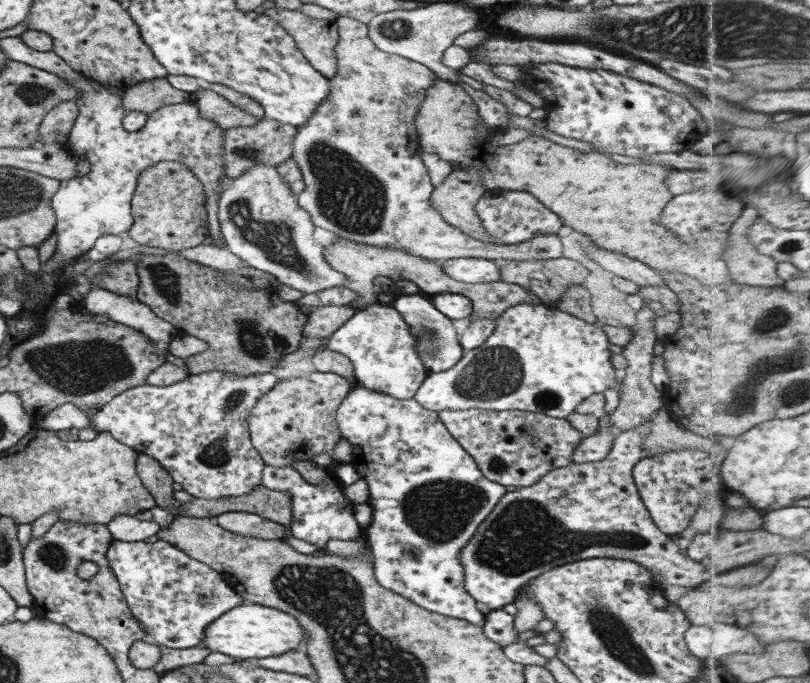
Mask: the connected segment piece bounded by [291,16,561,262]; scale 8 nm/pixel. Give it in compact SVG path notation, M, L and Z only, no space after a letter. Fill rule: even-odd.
M349 17L336 18L338 41L334 46L335 58L337 58L335 75L328 80L329 93L327 97L315 107L315 111L311 113L311 118L307 119L301 127L297 127L295 135L293 135L293 152L291 157L295 160L299 172L301 172L301 178L303 178L303 190L296 195L296 204L299 208L307 211L310 214L311 222L313 226L317 228L324 228L333 232L335 236L344 238L350 241L358 243L365 243L366 245L373 245L374 247L389 247L391 249L399 249L401 251L407 251L407 253L416 256L429 259L429 261L436 260L449 260L453 258L476 258L485 259L497 262L507 261L535 261L545 260L547 258L559 258L561 257L561 242L555 234L543 234L543 236L535 235L525 242L517 244L499 245L496 243L484 243L466 234L463 234L460 230L457 230L453 226L449 226L449 223L445 222L436 210L433 210L431 206L430 198L433 190L433 186L429 183L429 176L427 175L427 168L421 163L418 150L418 138L416 135L415 119L414 116L419 110L419 104L423 102L425 94L431 84L435 82L436 75L429 70L426 66L419 64L419 62L413 62L397 55L389 54L379 50L369 36L367 36L366 24Z

